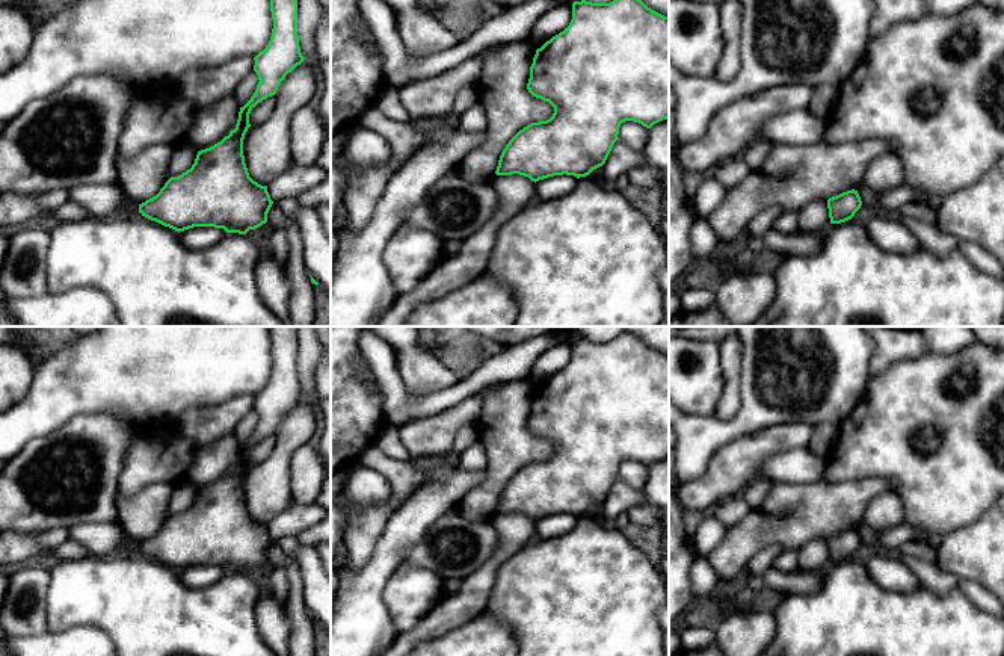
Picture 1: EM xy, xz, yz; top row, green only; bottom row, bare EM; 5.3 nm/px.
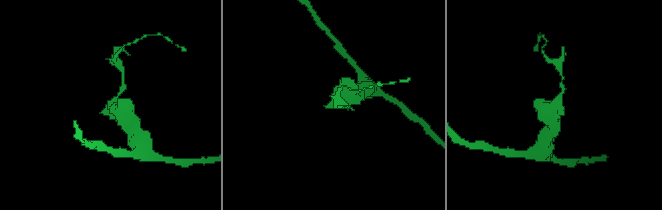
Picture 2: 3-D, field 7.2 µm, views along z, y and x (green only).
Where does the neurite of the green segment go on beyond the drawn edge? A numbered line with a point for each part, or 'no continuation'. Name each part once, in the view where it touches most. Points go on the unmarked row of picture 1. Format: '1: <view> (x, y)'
no continuation

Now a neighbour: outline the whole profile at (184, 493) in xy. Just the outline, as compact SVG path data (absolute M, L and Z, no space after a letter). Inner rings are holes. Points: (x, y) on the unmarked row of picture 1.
M184 478L175 482L175 488L169 503L169 517L178 515L195 502L198 490Z

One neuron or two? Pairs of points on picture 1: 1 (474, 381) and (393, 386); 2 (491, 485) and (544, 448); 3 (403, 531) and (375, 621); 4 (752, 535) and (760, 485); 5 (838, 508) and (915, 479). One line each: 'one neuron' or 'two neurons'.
1: one neuron
2: one neuron
3: one neuron
4: two neurons
5: two neurons

